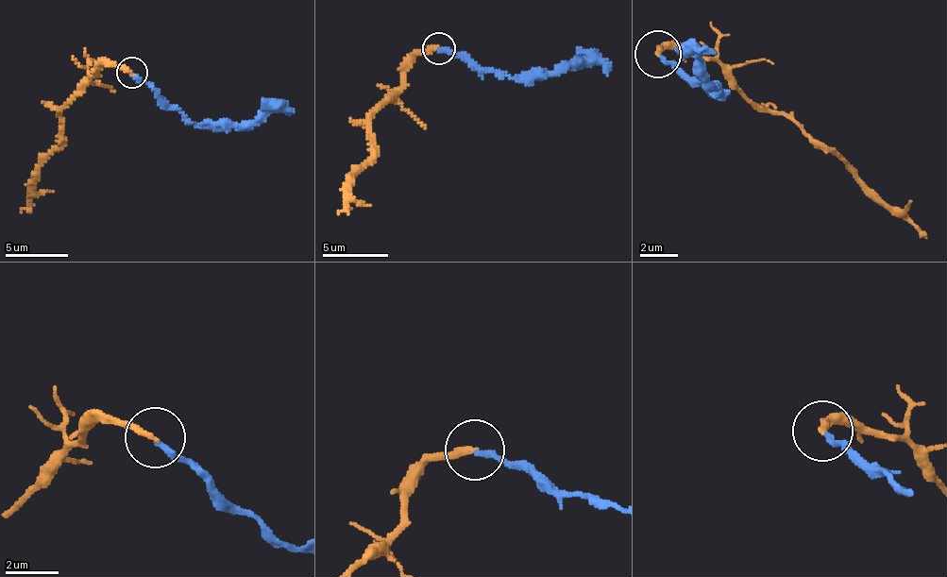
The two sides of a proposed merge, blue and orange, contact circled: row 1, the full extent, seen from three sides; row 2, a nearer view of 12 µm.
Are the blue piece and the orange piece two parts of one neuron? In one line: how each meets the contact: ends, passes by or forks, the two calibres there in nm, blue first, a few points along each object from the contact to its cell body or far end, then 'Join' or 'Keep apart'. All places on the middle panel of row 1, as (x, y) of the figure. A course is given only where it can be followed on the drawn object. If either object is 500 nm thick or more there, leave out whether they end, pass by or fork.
At the ring blue ends. At the ring orange ends. Thickness 220 nm (blue) against 240 nm. Course of blue: (438, 49), (513, 78), (558, 75), (587, 62), (600, 63), (607, 76). Course of orange: (438, 49), (412, 60), (402, 91), (370, 120), (372, 156), (353, 178), (351, 201), (338, 213). Keep apart

